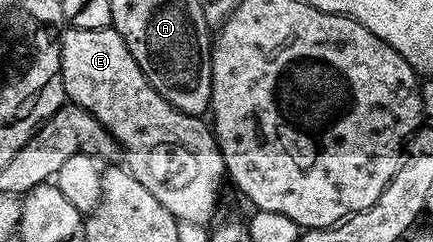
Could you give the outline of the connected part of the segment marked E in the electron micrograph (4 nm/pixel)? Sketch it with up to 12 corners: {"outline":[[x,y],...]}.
{"outline":[[111,26],[66,27],[61,81],[178,221],[208,225],[227,173]]}

